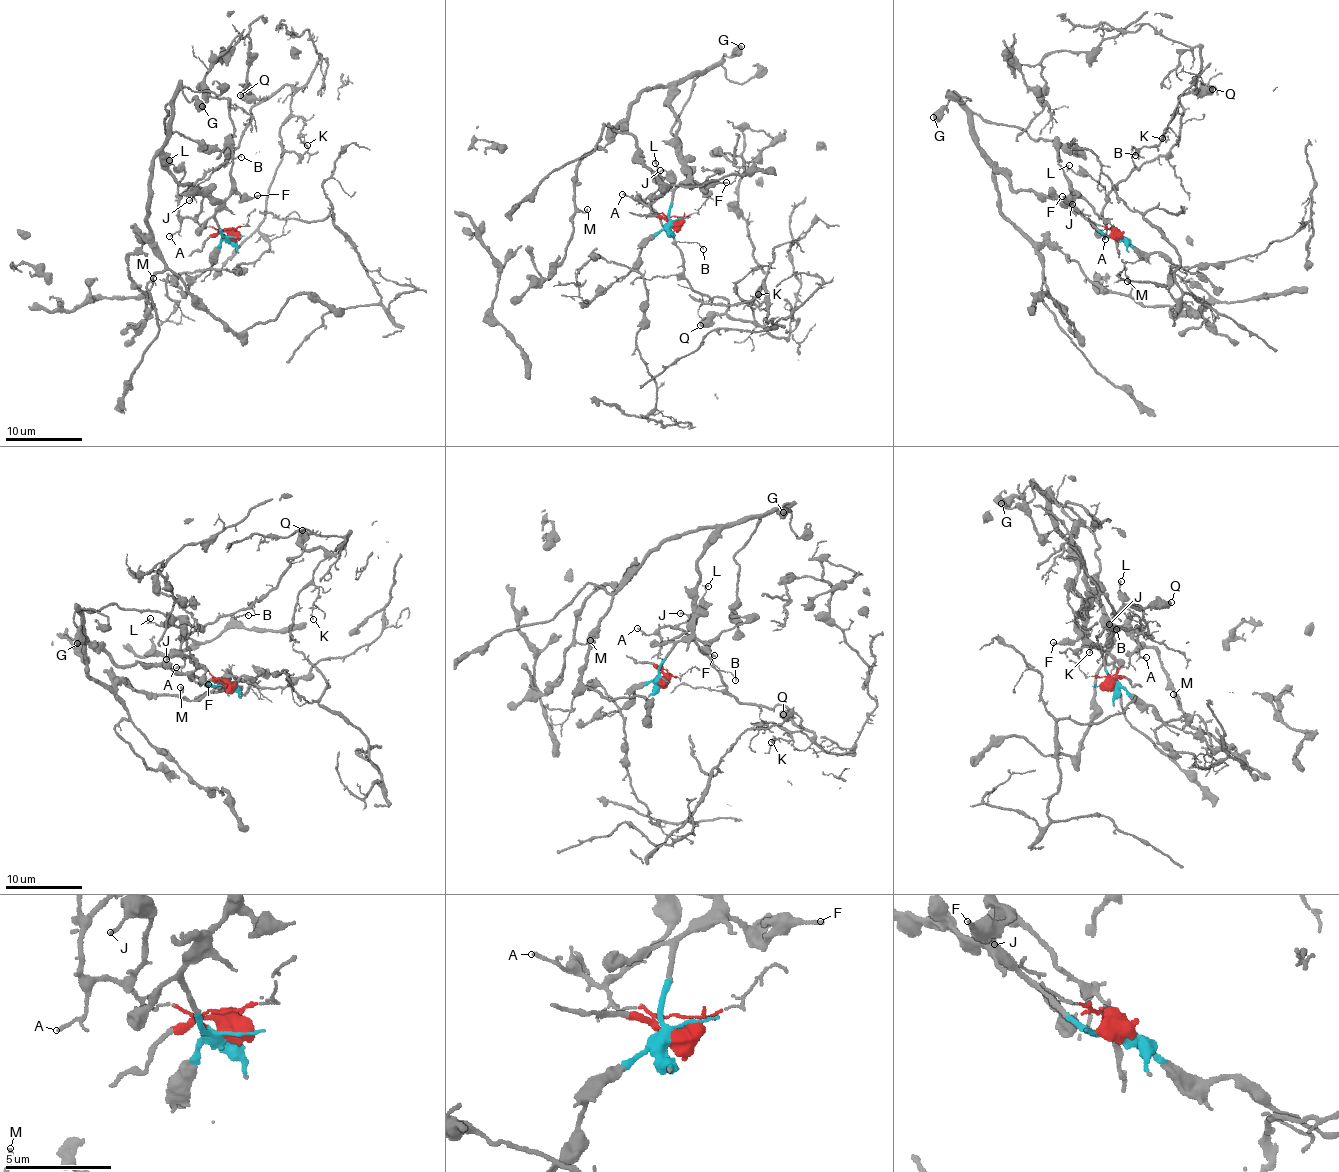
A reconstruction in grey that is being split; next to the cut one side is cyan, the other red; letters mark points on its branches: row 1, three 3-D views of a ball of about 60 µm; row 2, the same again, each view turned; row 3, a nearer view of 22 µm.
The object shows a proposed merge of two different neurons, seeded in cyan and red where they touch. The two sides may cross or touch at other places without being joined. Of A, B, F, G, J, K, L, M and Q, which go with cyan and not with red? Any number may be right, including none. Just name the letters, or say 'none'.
F, G, M

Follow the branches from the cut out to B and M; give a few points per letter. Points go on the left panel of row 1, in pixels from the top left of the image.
B: (229, 237), (225, 231), (179, 215), (179, 198), (216, 167), (242, 157)
M: (229, 237), (214, 214), (219, 204), (156, 158), (150, 228), (128, 268), (143, 291), (152, 277)

